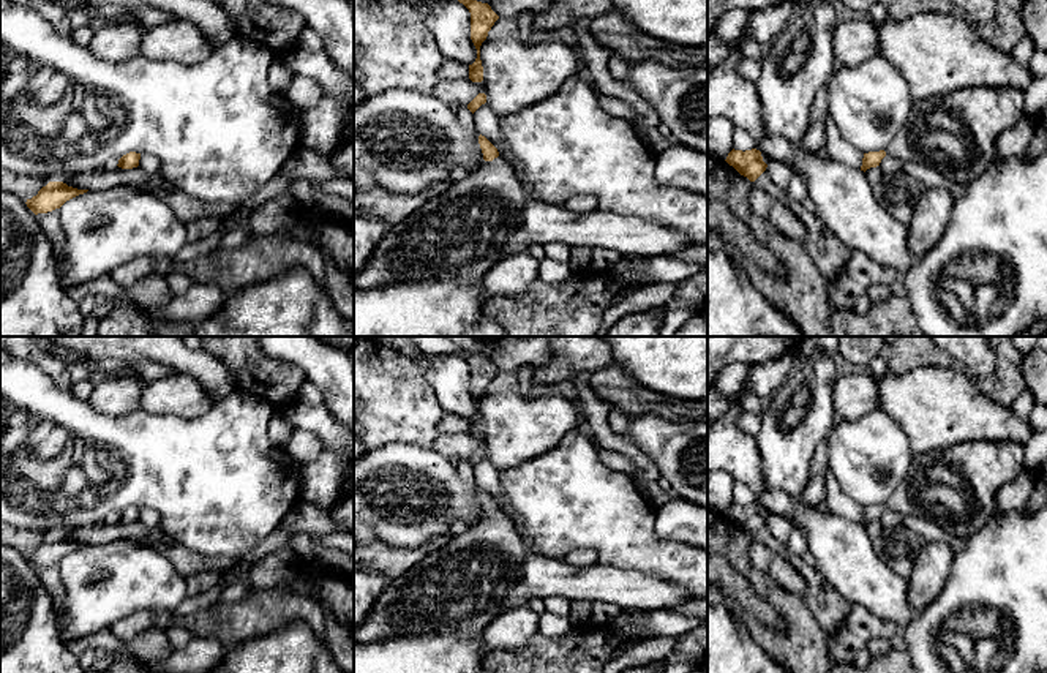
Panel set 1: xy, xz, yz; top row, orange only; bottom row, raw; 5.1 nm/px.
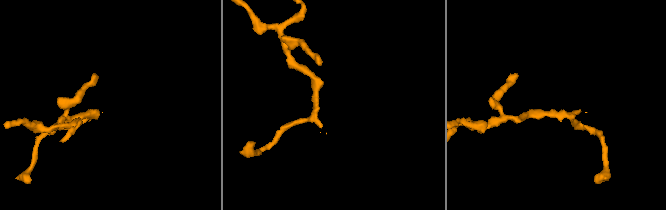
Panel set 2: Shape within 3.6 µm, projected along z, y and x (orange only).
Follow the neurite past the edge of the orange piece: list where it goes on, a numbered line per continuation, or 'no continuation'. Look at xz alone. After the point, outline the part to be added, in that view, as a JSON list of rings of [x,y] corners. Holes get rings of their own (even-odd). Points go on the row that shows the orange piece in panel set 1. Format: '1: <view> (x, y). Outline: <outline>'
1: xz (458, 236). Outline: [[[499,155],[493,161],[485,161],[474,174],[452,182],[439,196],[428,199],[417,210],[409,213],[400,223],[390,226],[382,240],[376,245],[370,261],[354,275],[354,289],[368,289],[393,283],[409,281],[475,281],[501,259],[516,253],[526,253],[531,245],[545,246],[550,242],[562,242],[570,248],[589,246],[619,253],[622,258],[652,258],[673,256],[693,243],[679,231],[660,223],[638,216],[622,216],[613,212],[594,210],[578,213],[567,210],[564,205],[546,204],[531,199],[512,166]]]

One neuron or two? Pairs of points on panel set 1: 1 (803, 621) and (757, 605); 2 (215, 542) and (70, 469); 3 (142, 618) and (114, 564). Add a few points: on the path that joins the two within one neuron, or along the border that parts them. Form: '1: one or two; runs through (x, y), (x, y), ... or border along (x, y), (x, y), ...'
1: two; border along (749, 585), (774, 610), (784, 624), (780, 632)
2: one; runs through (179, 506), (142, 469), (106, 469)
3: two; border along (155, 612), (133, 612), (119, 618), (109, 627)

